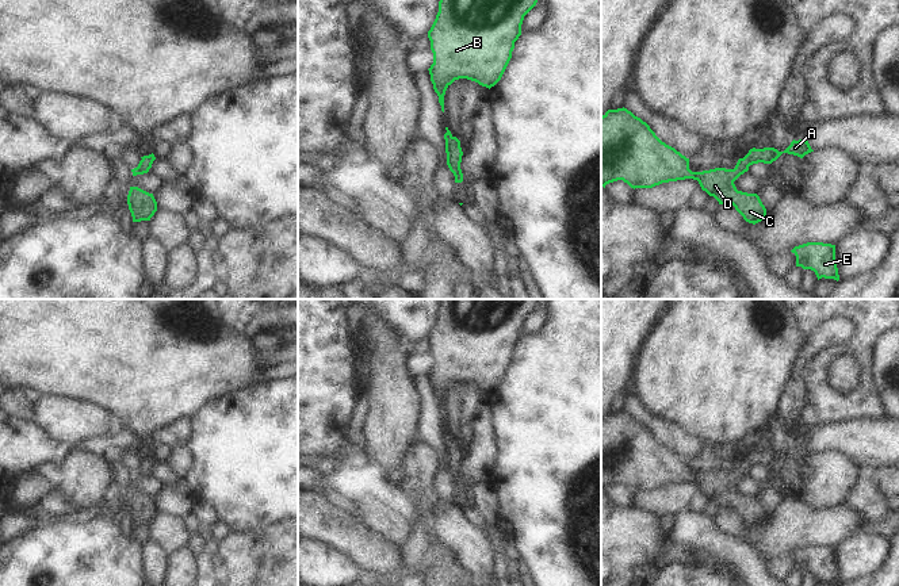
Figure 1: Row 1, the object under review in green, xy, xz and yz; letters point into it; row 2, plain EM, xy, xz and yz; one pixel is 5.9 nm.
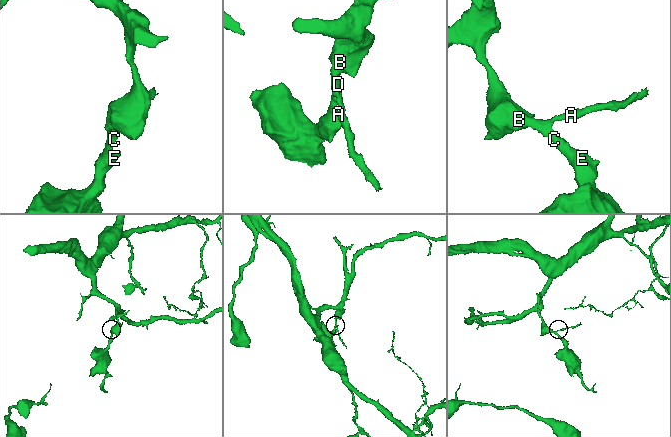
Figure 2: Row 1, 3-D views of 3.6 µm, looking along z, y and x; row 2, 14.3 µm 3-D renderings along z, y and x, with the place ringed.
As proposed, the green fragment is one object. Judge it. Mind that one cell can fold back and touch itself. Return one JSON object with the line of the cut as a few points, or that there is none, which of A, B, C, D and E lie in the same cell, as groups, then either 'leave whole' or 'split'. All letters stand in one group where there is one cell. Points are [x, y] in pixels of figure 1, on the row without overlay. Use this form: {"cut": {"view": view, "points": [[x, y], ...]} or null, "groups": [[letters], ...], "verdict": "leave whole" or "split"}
{"cut": null, "groups": [["A", "B", "C", "D", "E"]], "verdict": "leave whole"}

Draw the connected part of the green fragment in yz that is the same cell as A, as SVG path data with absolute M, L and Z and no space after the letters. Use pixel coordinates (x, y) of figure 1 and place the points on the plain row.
M627 411L608 413L601 420L601 490L623 483L631 491L653 491L662 486L693 482L719 508L732 508L749 526L766 520L757 497L738 494L734 484L753 467L772 467L783 456L803 461L814 455L806 443L792 444L784 453L750 452L734 472L689 472L689 461L662 445L650 429Z

